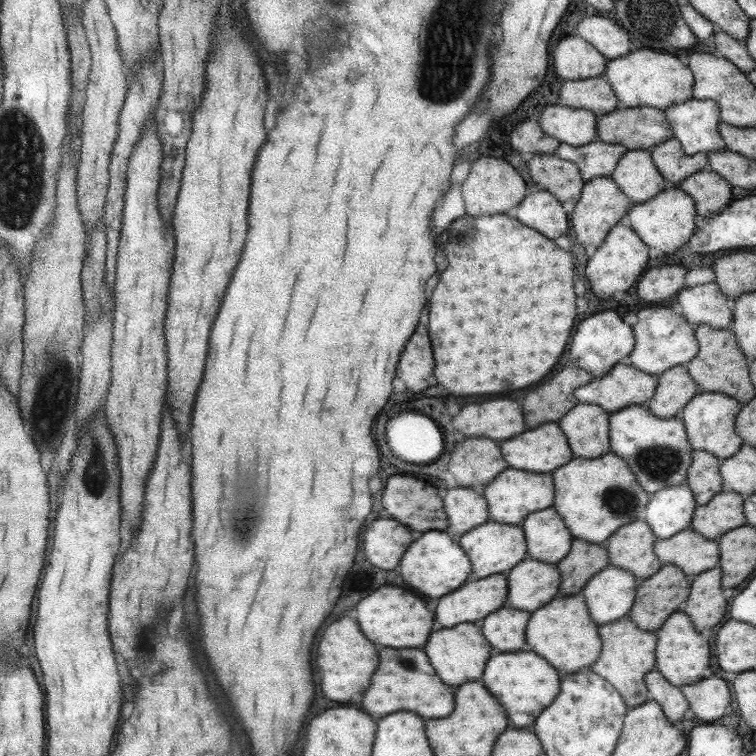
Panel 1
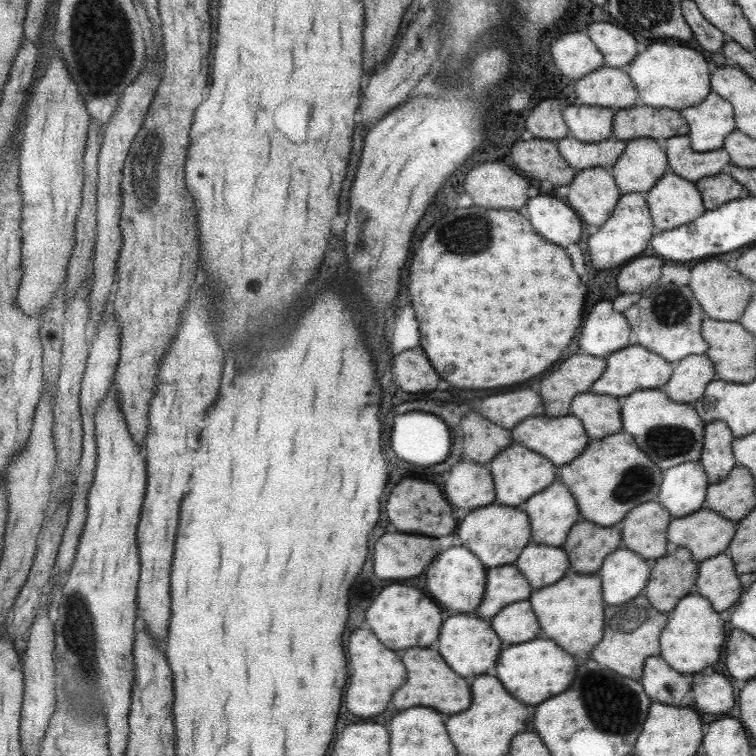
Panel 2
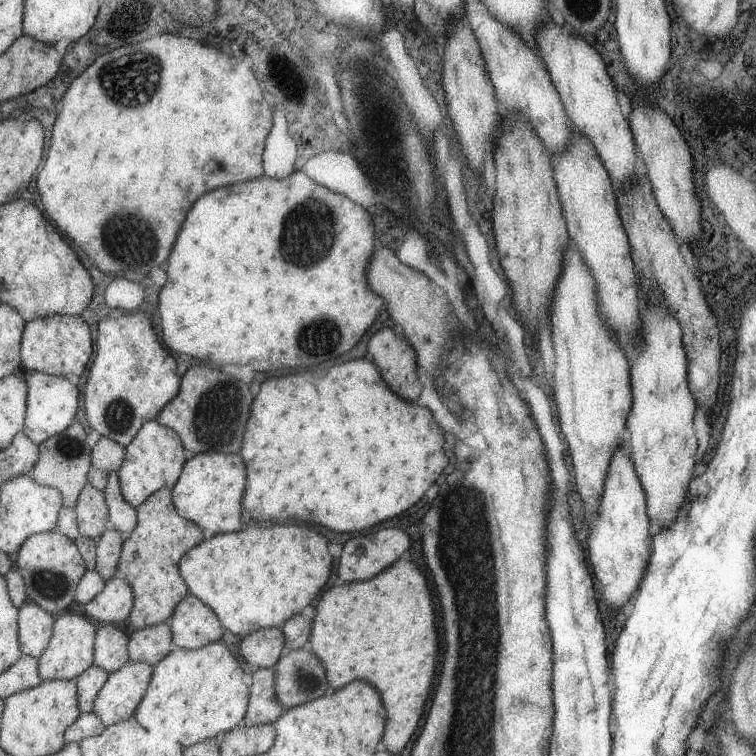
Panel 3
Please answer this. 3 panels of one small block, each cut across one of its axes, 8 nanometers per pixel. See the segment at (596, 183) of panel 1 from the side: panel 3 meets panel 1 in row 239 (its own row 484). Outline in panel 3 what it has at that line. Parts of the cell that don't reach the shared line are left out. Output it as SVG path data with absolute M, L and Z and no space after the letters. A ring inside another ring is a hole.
M568 242L562 257L561 275L554 287L548 320L551 326L551 343L555 350L552 371L555 408L560 429L570 451L574 479L577 484L575 494L581 498L581 504L591 508L592 520L599 506L599 498L605 482L605 470L609 466L611 454L628 436L626 420L631 408L630 371L627 353L624 353L624 349L616 344L597 315L592 275L587 271L571 242Z

